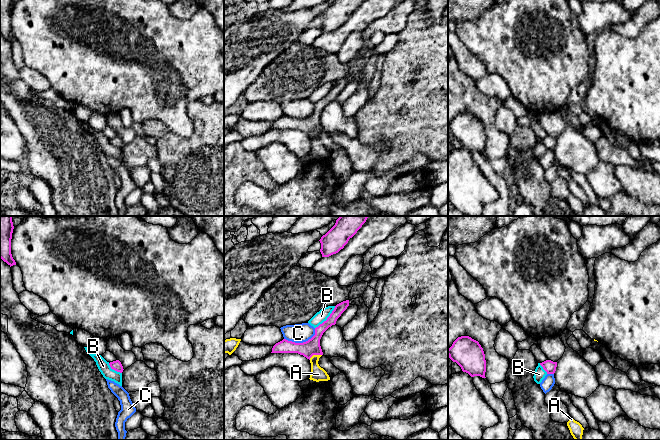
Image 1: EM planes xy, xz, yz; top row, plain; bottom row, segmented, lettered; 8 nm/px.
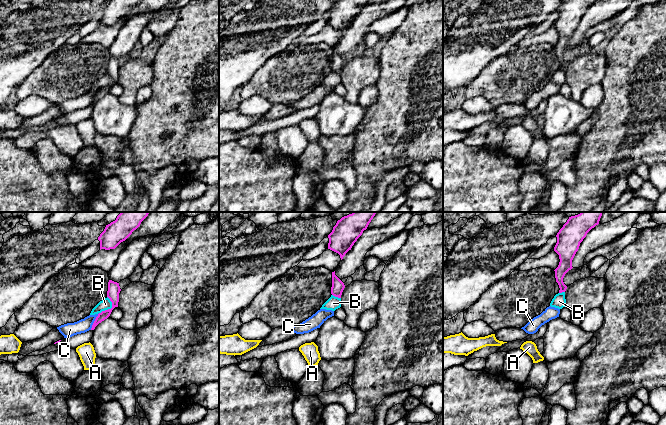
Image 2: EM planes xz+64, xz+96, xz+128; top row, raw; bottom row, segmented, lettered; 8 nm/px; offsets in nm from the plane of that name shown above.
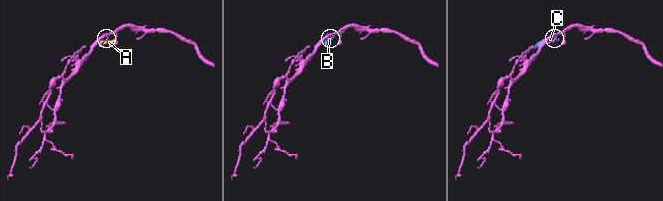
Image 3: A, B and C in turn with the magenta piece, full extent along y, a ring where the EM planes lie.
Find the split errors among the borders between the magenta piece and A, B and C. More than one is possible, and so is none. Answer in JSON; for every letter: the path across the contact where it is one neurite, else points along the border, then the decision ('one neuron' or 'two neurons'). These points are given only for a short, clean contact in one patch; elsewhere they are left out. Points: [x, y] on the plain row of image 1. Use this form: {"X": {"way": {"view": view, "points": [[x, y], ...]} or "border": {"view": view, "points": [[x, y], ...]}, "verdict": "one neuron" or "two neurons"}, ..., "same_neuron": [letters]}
{"A": {"border": {"view": "xz", "points": [[321, 130], [314, 130], [309, 135]]}, "verdict": "two neurons"}, "B": {"verdict": "two neurons"}, "C": {"verdict": "two neurons"}, "same_neuron": []}

